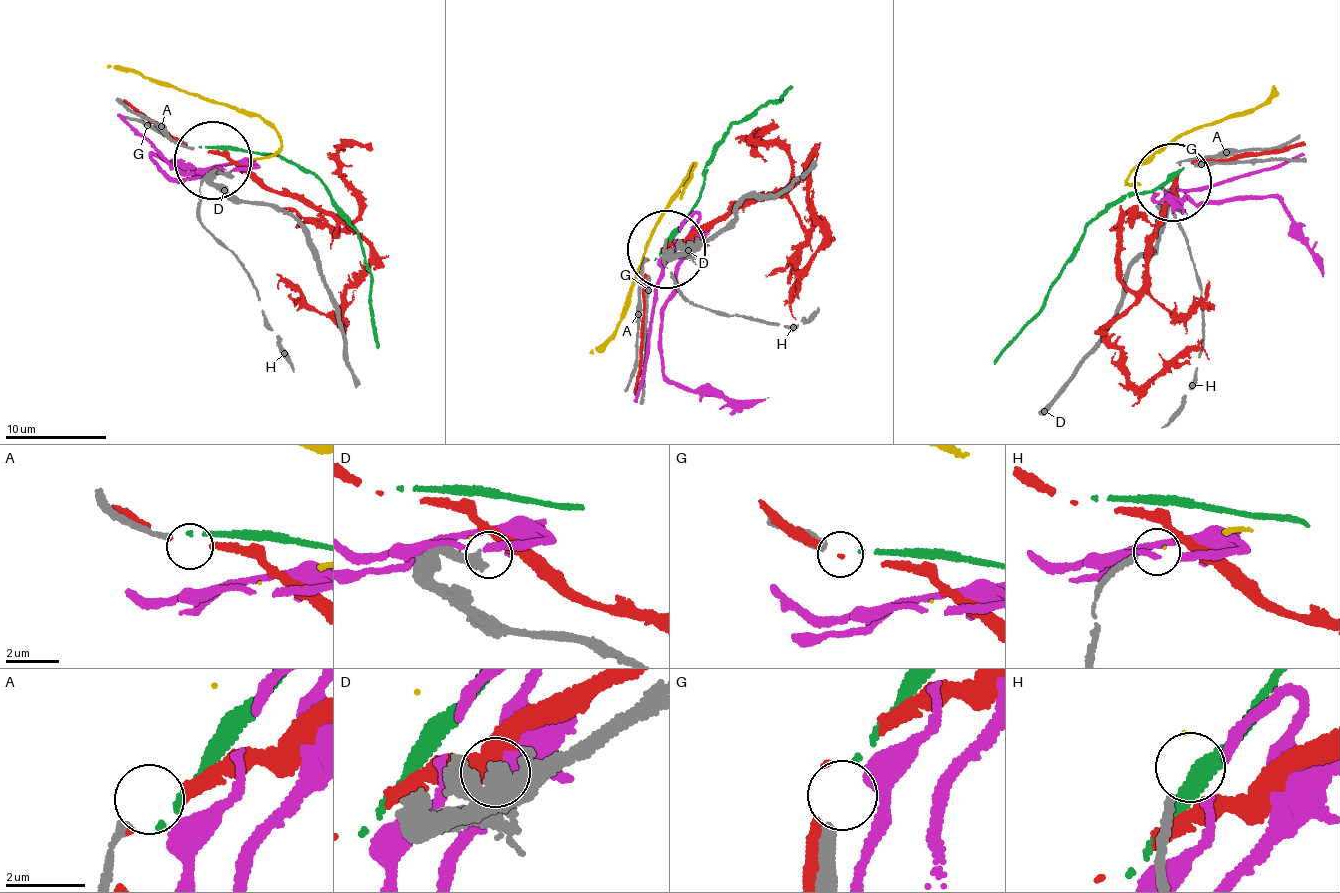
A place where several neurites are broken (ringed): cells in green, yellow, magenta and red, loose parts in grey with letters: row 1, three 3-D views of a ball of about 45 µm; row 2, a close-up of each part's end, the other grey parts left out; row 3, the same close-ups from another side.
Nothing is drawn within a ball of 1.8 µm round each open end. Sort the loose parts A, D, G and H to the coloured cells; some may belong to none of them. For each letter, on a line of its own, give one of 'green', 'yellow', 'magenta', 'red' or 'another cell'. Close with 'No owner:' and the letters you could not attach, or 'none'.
A: another cell
D: red
G: green
H: yellow
No owner: A

